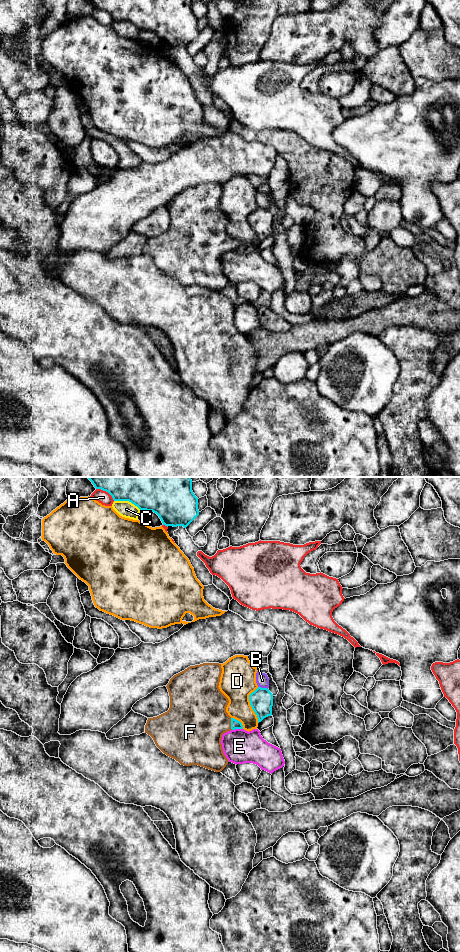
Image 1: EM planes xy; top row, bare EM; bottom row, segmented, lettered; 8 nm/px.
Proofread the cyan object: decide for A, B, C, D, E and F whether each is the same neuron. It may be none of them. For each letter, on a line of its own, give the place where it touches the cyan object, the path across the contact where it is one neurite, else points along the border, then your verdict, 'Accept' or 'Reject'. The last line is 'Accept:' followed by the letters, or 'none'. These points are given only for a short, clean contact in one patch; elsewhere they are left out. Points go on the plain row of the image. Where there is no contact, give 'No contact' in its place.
A: Touches cyan at xy (106, 11). Reject
B: Touches cyan at xy (263, 208). Reject
C: Touches cyan at xy (127, 20). Reject
D: Touches cyan at xy (250, 224). Reject
E: Touches cyan at xy (237, 248). Reject
F: Touches cyan at xy (231, 244). Path across: xy (235, 244), (231, 244), (201, 239). Accept
Accept: F

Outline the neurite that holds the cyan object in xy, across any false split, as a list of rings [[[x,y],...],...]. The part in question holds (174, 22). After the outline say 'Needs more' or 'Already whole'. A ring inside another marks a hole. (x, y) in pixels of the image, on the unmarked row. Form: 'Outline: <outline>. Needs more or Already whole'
Outline: [[[90,0],[96,9],[108,12],[114,21],[129,21],[140,30],[156,33],[165,46],[186,48],[198,35],[198,18],[192,11],[192,0]]]. Already whole

